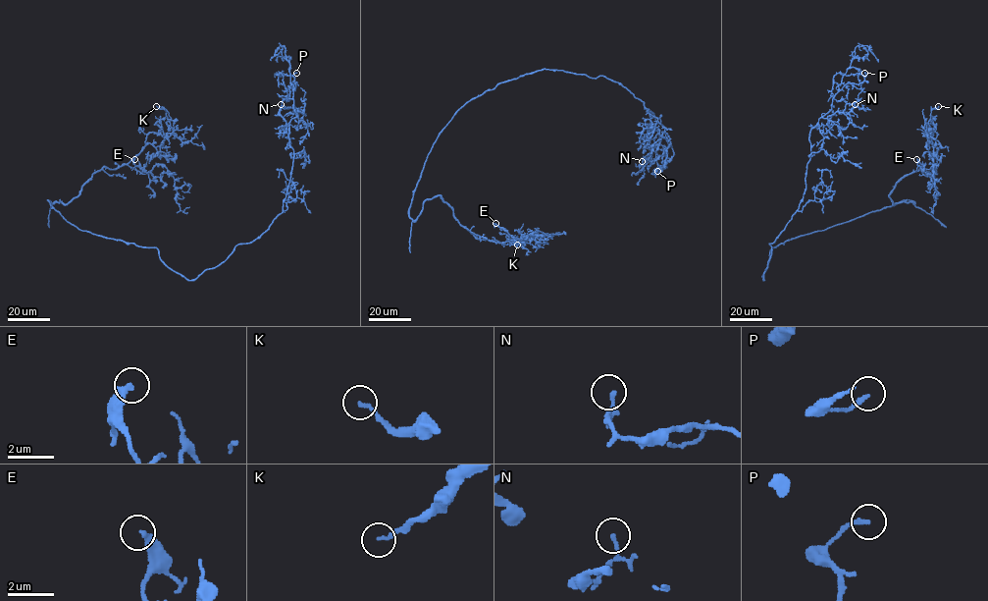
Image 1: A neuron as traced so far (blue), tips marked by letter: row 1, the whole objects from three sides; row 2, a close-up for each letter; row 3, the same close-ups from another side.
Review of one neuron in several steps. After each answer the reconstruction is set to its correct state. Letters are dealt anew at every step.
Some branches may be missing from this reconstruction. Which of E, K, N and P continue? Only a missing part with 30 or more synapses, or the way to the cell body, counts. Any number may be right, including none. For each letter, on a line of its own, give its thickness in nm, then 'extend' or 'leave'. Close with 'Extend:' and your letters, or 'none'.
E: 240 nm thick; leave
K: 140 nm thick; leave
N: 100 nm thick; leave
P: 170 nm thick; leave
Extend: none

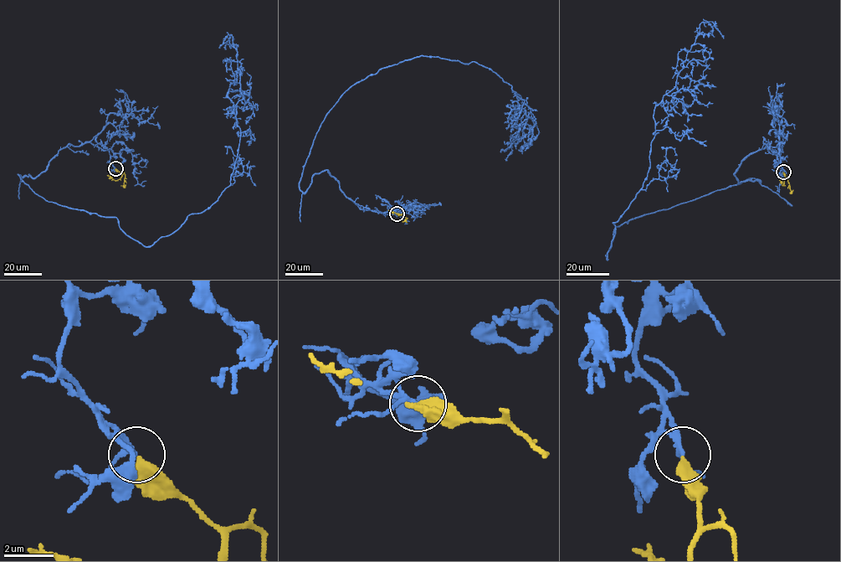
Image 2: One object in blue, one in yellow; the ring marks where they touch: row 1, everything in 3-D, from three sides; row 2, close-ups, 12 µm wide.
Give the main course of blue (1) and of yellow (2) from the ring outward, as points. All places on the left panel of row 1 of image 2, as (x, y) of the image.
1: (115, 168), (84, 142), (18, 174), (146, 246), (168, 235), (230, 184), (243, 95), (230, 34), (225, 49)
2: (115, 168), (121, 174), (119, 179), (115, 180), (107, 175)

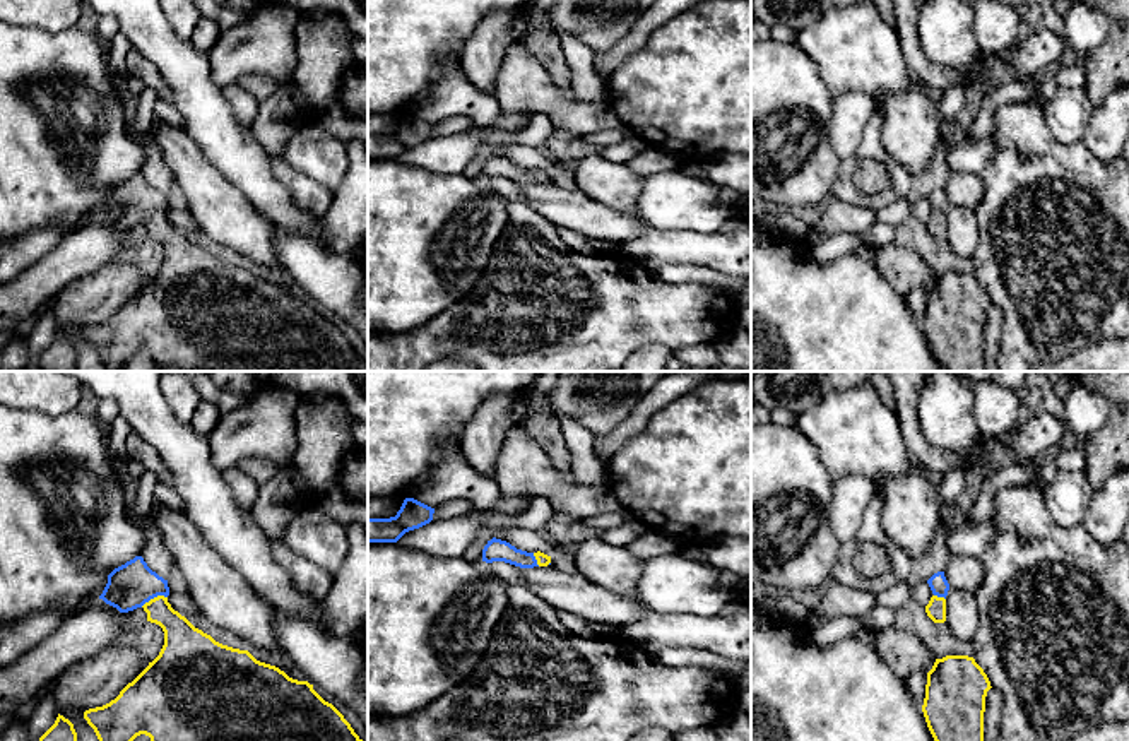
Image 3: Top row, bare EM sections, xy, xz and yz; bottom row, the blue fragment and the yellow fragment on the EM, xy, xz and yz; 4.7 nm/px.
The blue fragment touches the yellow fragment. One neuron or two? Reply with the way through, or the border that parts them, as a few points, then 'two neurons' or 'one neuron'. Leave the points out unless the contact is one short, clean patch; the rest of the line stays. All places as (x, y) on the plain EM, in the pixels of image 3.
way xy (130, 202), (142, 204), (153, 214), (182, 257); one neuron

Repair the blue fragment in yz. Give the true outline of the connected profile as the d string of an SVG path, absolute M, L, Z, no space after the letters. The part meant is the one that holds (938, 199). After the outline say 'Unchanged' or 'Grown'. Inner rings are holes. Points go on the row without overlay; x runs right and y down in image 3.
M944 188L934 190L927 197L927 200L934 212L931 214L929 221L925 222L925 229L934 240L944 240L946 238L946 212L949 207L949 200L944 193Z. Grown

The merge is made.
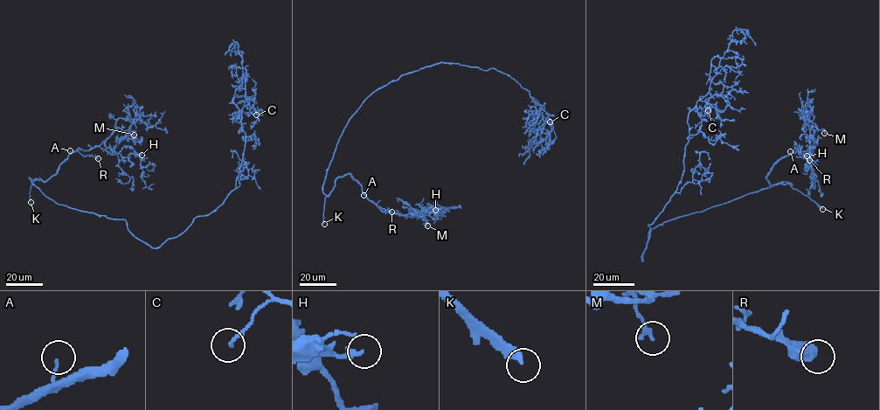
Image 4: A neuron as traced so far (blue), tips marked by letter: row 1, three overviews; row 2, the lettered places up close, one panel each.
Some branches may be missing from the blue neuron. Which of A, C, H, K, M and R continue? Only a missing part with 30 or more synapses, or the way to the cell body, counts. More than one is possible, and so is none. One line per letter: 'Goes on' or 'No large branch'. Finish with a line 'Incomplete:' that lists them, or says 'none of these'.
A: No large branch
C: No large branch
H: No large branch
K: Goes on
M: No large branch
R: No large branch
Incomplete: K

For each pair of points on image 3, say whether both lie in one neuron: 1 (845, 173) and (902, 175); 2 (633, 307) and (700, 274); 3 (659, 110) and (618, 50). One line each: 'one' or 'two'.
1: one
2: two
3: two

